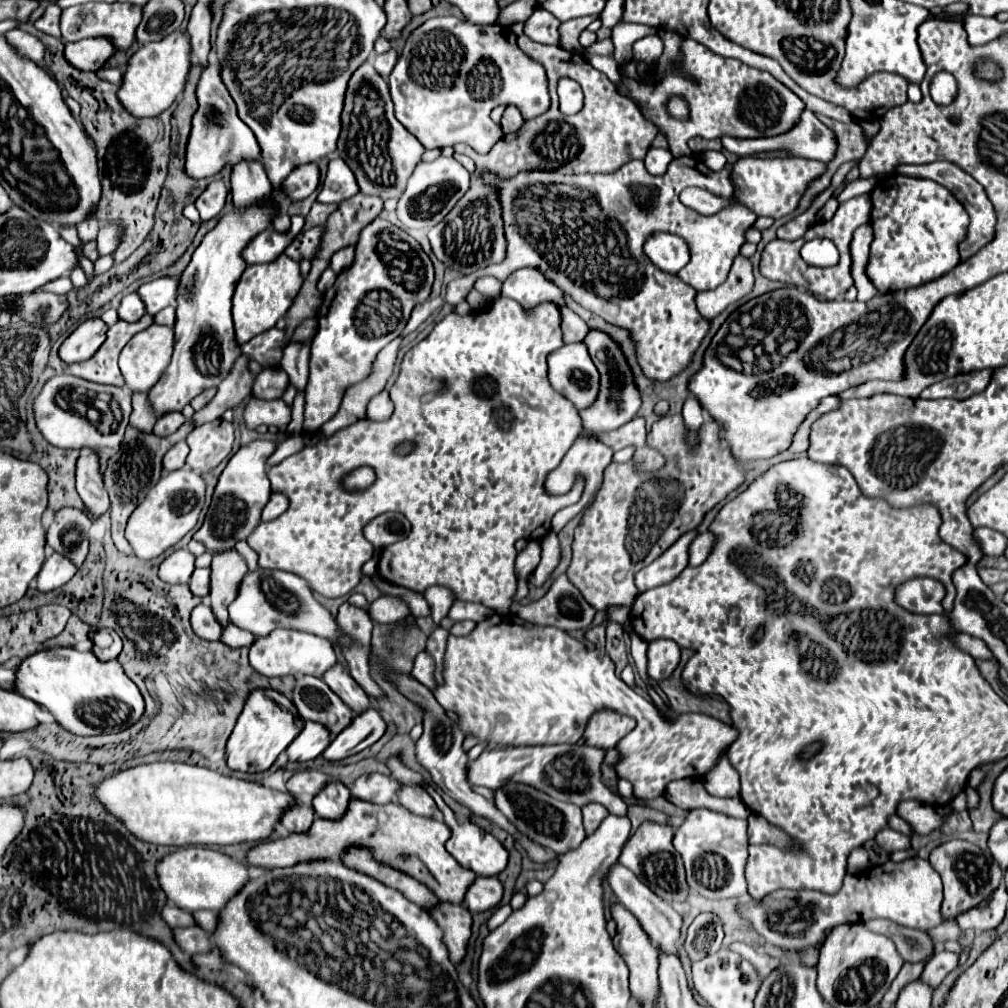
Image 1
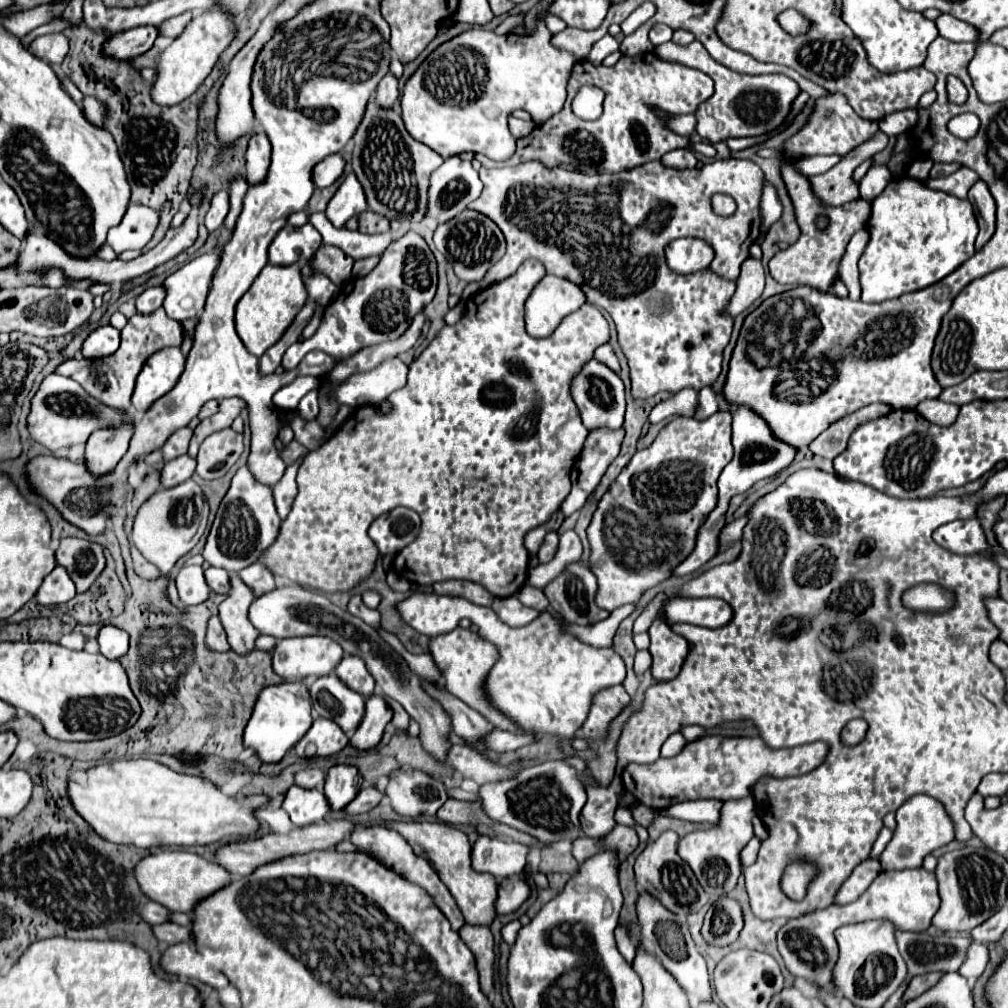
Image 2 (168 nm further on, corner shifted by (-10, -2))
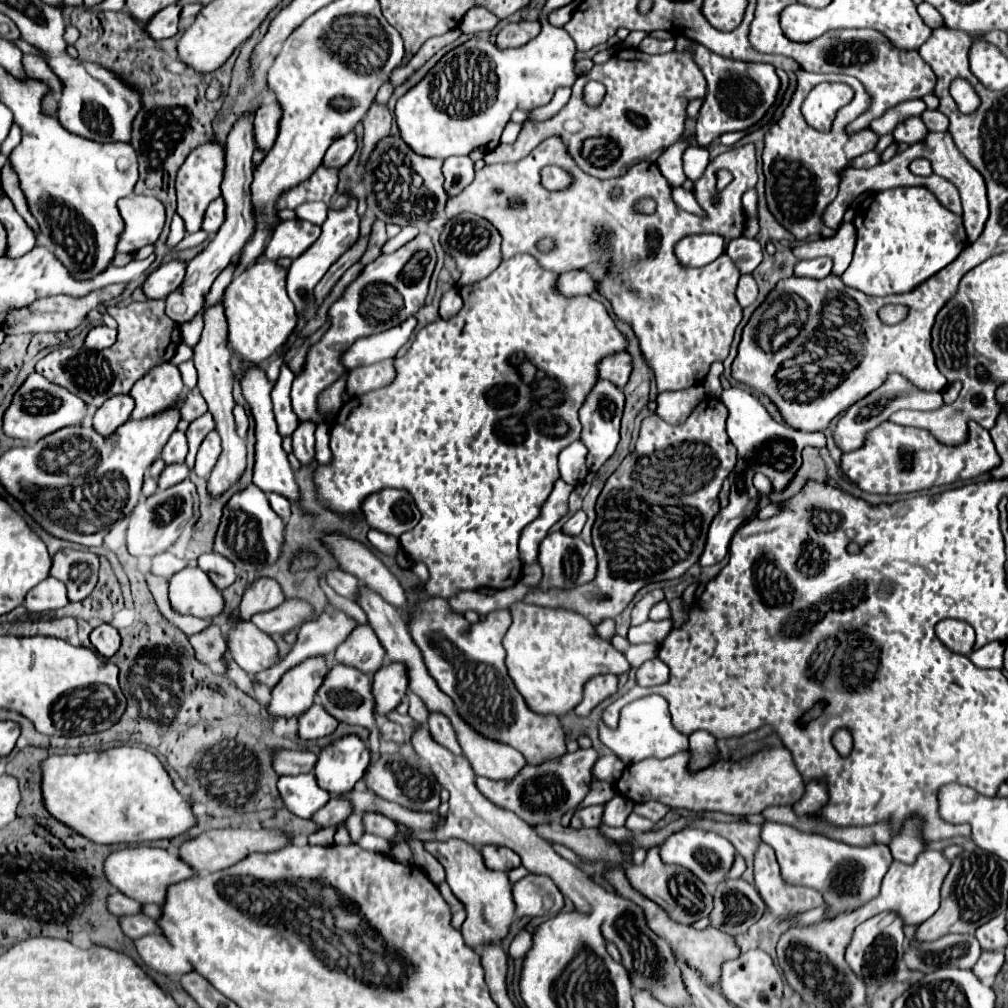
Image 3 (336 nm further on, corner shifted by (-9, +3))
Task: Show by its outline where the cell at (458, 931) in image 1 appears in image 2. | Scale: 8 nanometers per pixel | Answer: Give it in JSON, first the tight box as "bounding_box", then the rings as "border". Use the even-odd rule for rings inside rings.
{"bounding_box":[459,925,495,991],"border":[[[463,925],[459,931],[465,945],[475,953],[477,957],[477,969],[481,977],[483,991],[493,989],[493,965],[495,965],[495,951],[493,951],[493,935],[489,927],[471,927]]]}

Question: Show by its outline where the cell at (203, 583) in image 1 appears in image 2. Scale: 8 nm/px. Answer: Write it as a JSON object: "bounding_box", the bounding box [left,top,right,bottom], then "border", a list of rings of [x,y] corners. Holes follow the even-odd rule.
{"bounding_box":[205,567,231,593],"border":[[[209,567],[205,571],[205,579],[207,585],[215,591],[215,593],[229,593],[231,583],[229,583],[229,573],[225,569],[217,569],[217,567]]]}

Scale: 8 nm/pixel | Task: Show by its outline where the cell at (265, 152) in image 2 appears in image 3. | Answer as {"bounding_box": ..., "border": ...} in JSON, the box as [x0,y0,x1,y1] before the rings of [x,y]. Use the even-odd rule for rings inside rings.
{"bounding_box":[254,102,278,152],"border":[[[270,102],[264,104],[256,110],[254,114],[254,138],[256,138],[256,146],[264,152],[268,152],[276,140],[278,134],[278,104]]]}

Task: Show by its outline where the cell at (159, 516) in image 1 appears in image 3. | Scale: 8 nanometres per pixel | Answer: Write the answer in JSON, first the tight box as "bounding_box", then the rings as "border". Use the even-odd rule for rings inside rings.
{"bounding_box":[128,478,196,556],"border":[[[186,478],[184,482],[168,490],[160,490],[136,504],[128,524],[128,552],[132,556],[156,556],[176,544],[186,522],[194,516],[194,488],[196,486]]]}

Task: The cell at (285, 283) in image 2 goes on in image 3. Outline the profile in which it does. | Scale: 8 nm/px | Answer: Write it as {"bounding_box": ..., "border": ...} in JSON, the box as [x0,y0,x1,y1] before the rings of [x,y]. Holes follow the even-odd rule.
{"bounding_box":[222,260,298,364],"border":[[[260,260],[238,274],[224,292],[222,304],[228,318],[230,350],[248,362],[260,364],[274,356],[298,322],[294,304],[286,294],[286,274],[288,270],[284,266],[272,260]]]}

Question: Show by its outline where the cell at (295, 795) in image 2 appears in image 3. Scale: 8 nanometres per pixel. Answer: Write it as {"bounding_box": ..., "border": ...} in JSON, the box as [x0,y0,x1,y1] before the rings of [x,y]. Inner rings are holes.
{"bounding_box":[278,774,330,818],"border":[[[314,774],[280,776],[278,790],[284,806],[300,818],[312,818],[330,800],[330,794],[316,784]]]}

